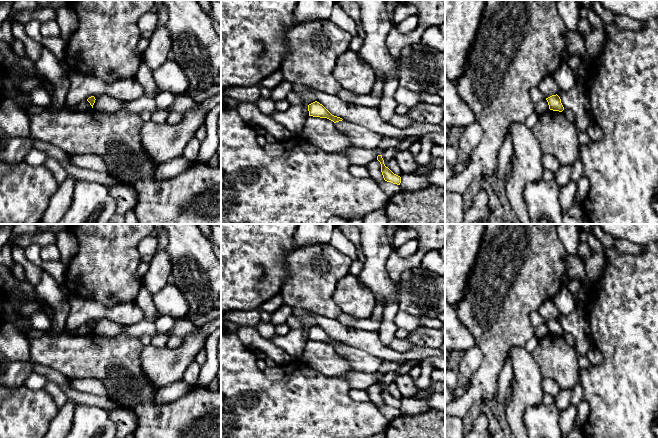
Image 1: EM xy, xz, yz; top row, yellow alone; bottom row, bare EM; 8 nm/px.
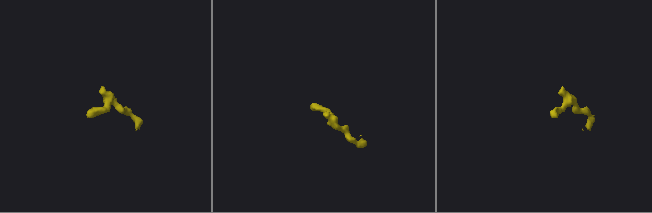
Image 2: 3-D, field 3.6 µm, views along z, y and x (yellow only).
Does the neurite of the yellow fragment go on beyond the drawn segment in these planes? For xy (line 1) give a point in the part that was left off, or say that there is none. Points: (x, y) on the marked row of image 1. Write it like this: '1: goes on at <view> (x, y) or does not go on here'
1: does not go on here

